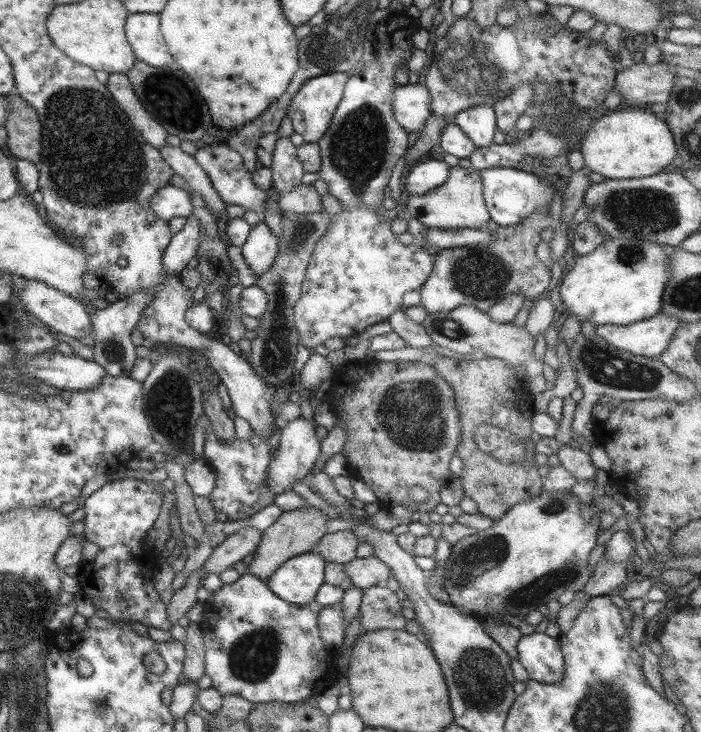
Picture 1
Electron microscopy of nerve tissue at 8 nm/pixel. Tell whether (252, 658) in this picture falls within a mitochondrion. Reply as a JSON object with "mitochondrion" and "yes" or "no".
{"mitochondrion":"yes"}

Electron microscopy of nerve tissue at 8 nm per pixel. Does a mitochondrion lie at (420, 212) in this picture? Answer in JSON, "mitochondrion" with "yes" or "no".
{"mitochondrion":"no"}

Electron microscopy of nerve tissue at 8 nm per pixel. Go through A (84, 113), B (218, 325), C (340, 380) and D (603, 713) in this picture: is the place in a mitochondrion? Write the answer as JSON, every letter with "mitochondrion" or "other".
{"A":"mitochondrion","B":"other","C":"other","D":"mitochondrion"}

